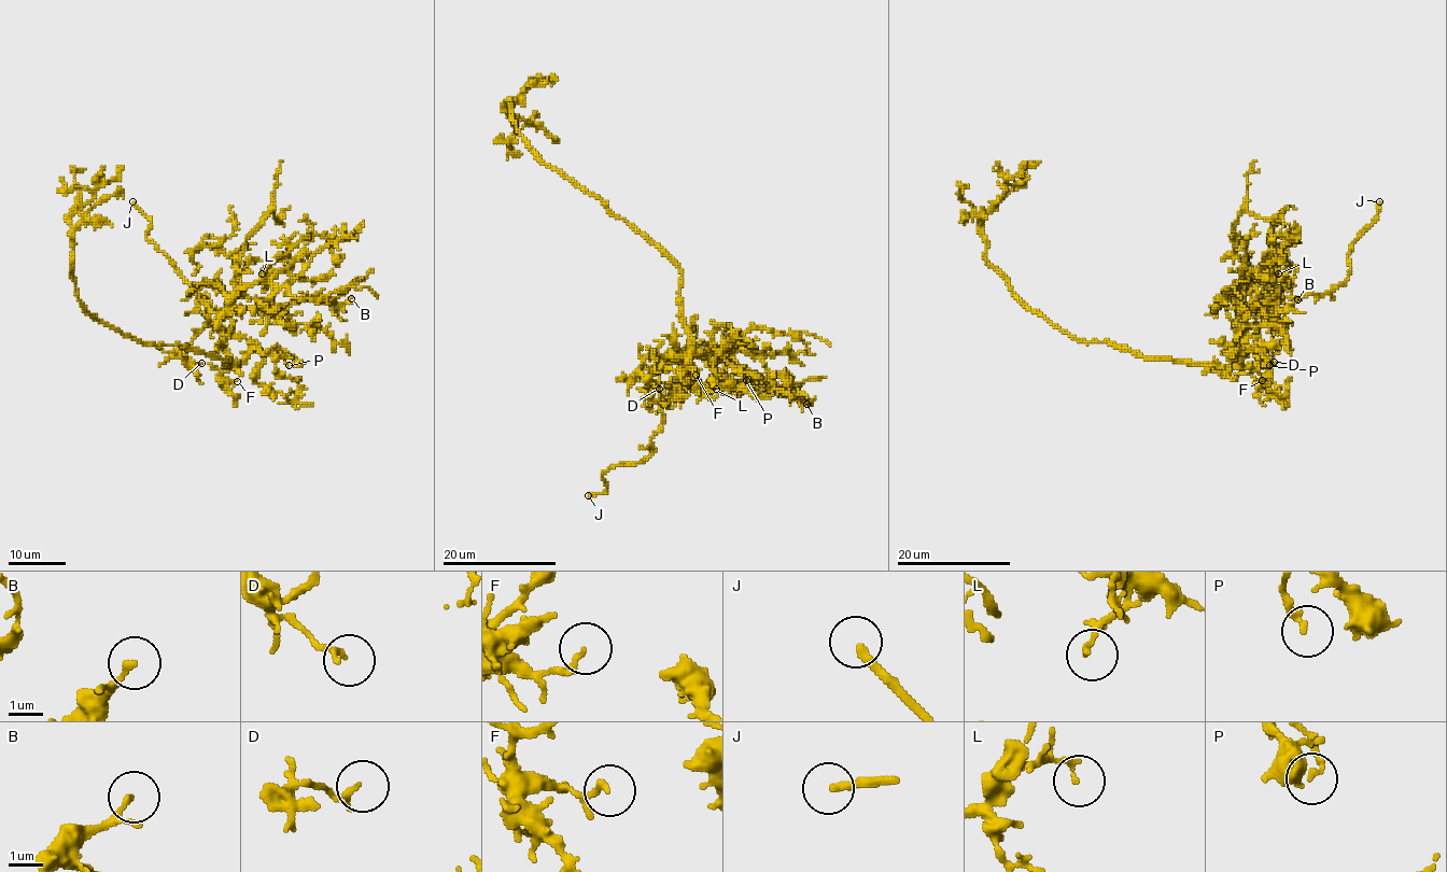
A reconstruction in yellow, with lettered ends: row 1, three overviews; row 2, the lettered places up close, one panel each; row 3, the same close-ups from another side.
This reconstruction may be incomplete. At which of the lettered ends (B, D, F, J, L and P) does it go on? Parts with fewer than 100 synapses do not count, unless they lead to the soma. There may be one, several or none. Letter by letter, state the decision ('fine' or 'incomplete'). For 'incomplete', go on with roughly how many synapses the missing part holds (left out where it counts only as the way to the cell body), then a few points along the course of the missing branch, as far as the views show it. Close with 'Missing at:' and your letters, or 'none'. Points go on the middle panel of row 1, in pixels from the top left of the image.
B: fine
D: fine
F: incomplete; 180 synapses; course (696, 375), (696, 356), (705, 347), (700, 321), (684, 303), (663, 299), (655, 289)
J: incomplete; course (588, 495), (580, 495), (575, 501), (574, 512), (569, 511), (575, 518), (577, 531), (566, 539)
L: fine
P: fine
Missing at: F, J

